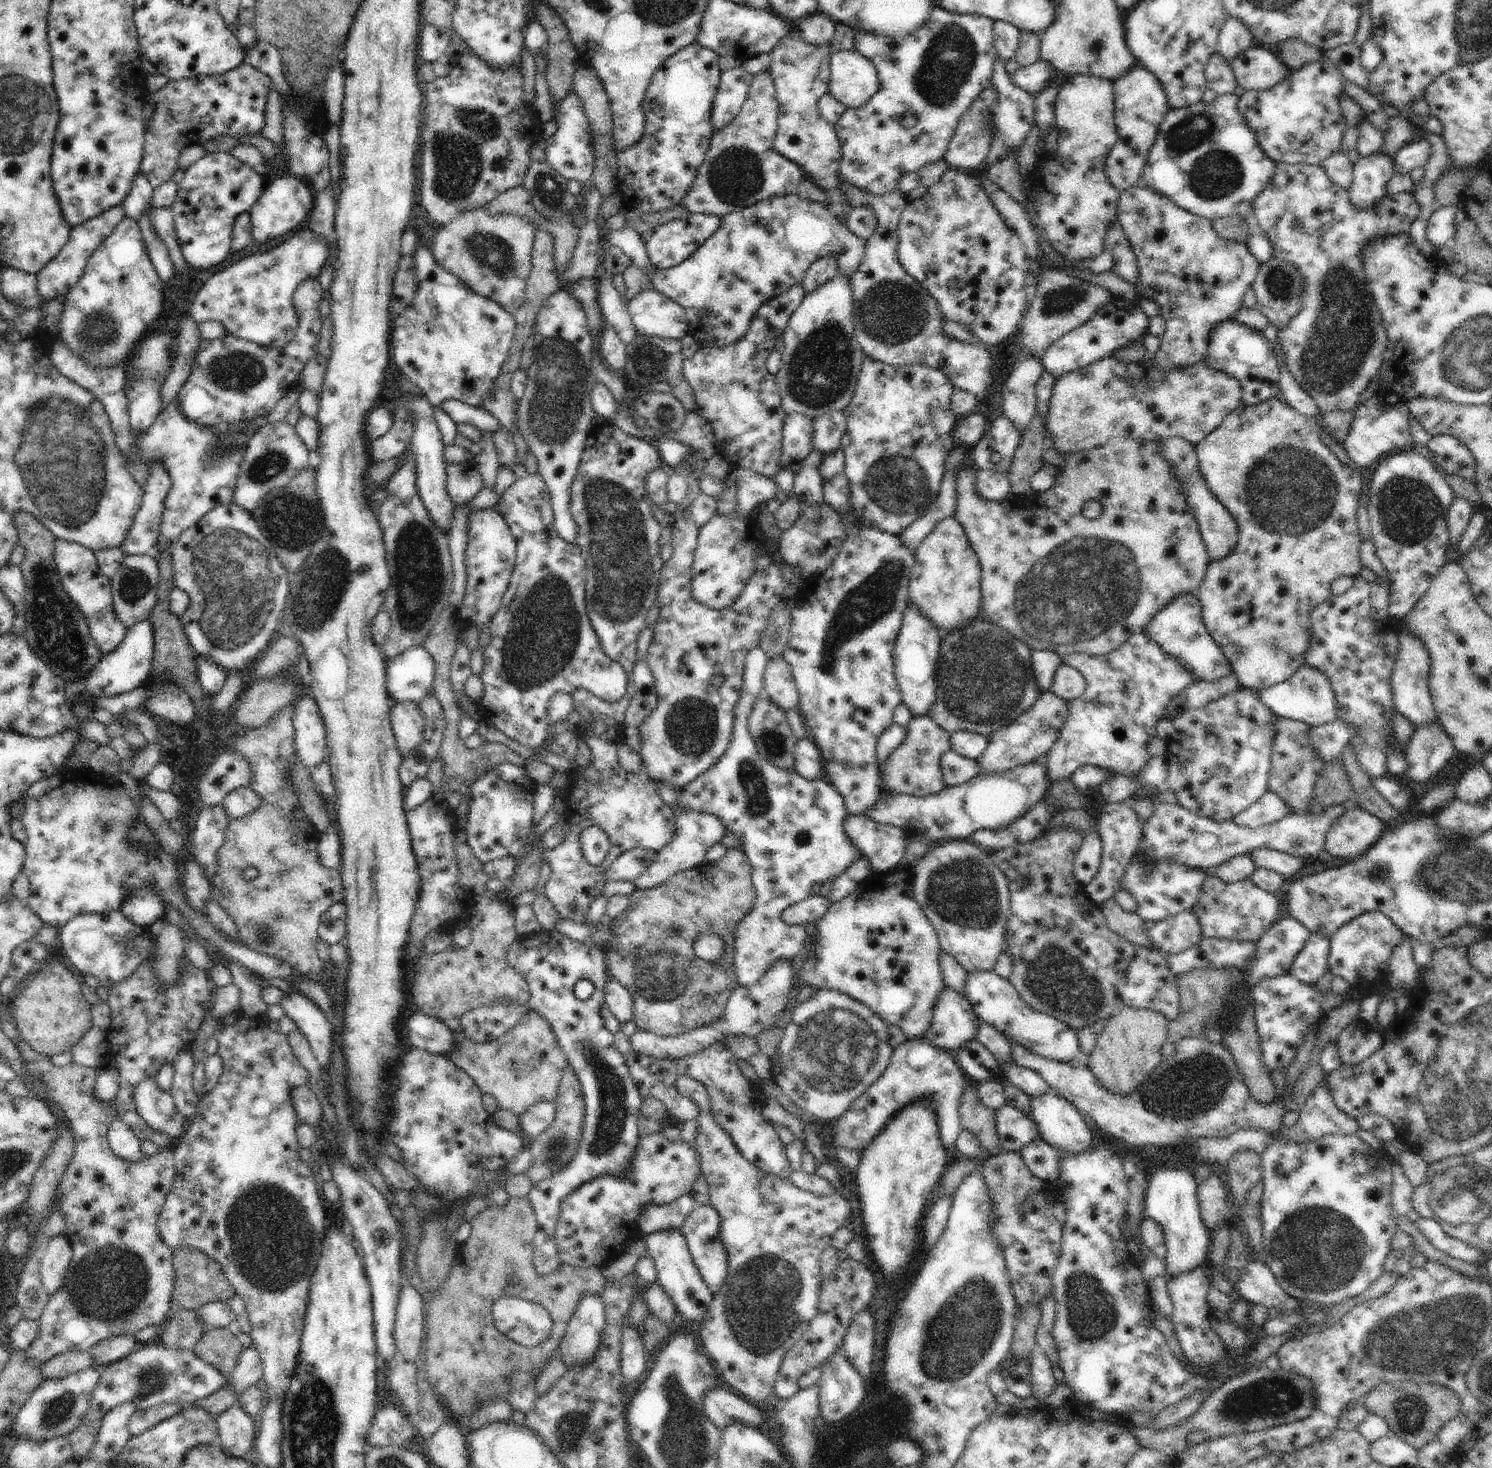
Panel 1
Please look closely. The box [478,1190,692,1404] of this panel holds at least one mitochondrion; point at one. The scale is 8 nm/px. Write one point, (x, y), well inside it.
(497, 1386)

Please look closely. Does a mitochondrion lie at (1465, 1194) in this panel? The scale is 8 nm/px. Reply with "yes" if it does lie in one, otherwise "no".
yes

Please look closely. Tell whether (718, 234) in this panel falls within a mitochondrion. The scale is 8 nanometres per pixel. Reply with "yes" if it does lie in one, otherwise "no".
no

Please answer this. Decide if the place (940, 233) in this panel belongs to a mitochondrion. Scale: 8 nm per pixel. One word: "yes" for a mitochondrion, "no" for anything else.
no

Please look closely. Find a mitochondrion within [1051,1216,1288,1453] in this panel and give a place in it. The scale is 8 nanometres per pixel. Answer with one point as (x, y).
(1092, 1311)

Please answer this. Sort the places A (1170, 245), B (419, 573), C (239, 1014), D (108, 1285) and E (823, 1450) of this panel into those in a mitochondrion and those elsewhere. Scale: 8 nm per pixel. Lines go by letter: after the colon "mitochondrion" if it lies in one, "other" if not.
A: other
B: mitochondrion
C: other
D: mitochondrion
E: other

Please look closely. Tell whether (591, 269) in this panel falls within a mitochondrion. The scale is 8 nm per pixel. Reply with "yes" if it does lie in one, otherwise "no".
no

